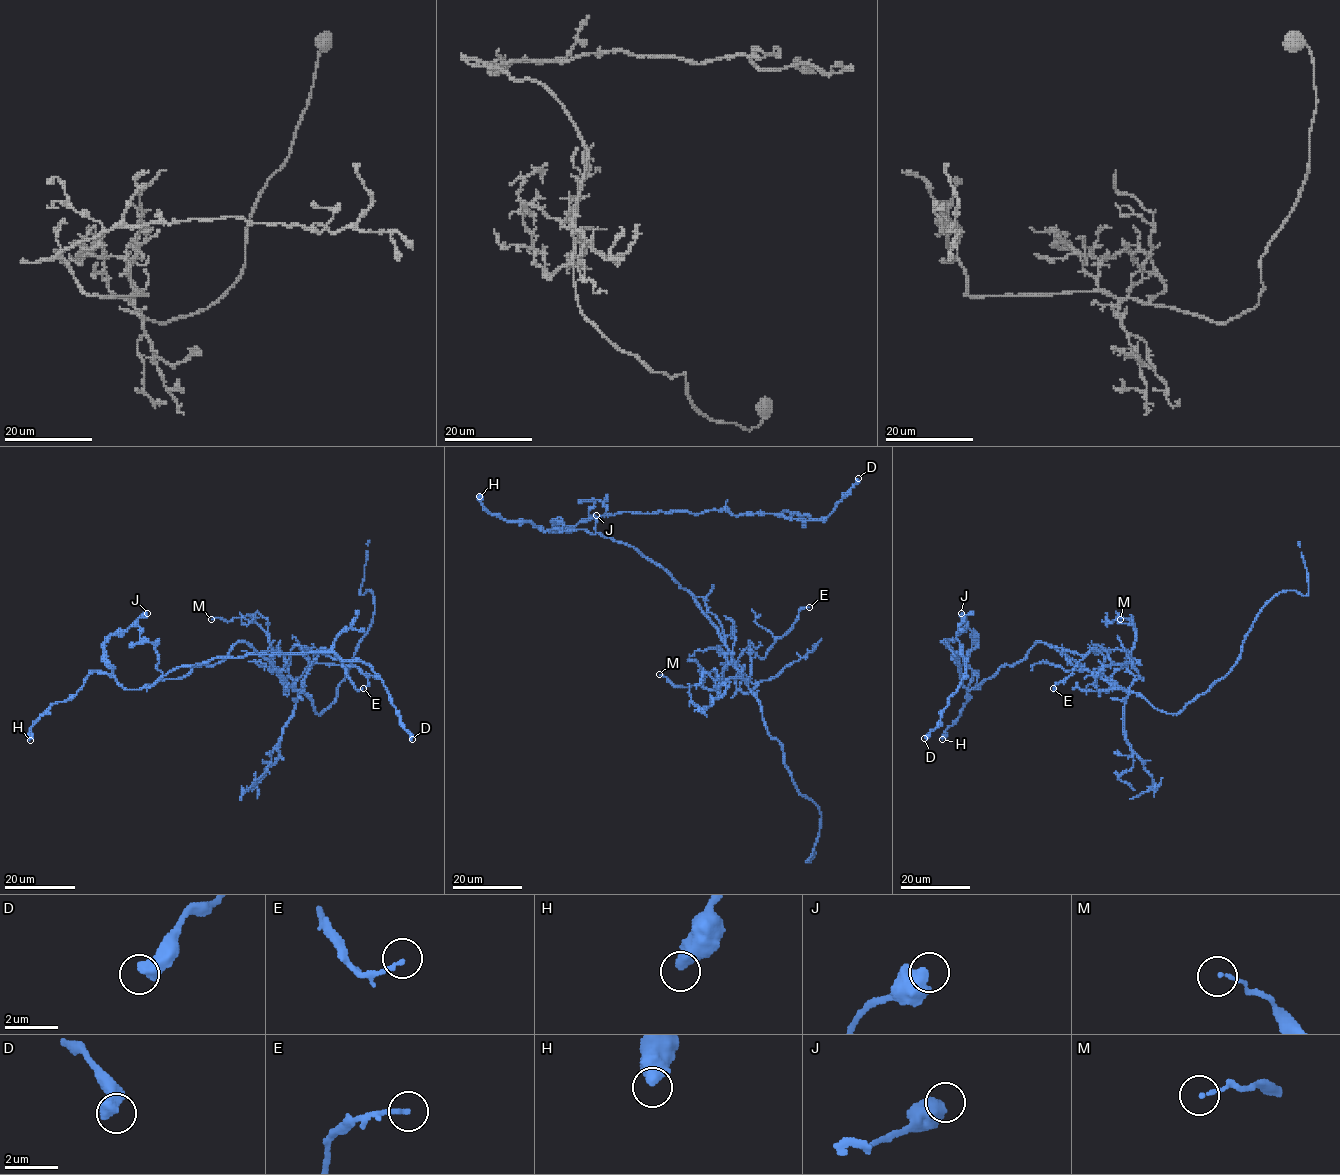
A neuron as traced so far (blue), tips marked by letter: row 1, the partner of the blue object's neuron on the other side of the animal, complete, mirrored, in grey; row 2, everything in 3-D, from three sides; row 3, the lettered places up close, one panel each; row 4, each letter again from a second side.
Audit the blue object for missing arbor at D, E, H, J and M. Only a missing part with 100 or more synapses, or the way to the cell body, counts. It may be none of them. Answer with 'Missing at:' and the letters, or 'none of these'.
Missing at: none of these

